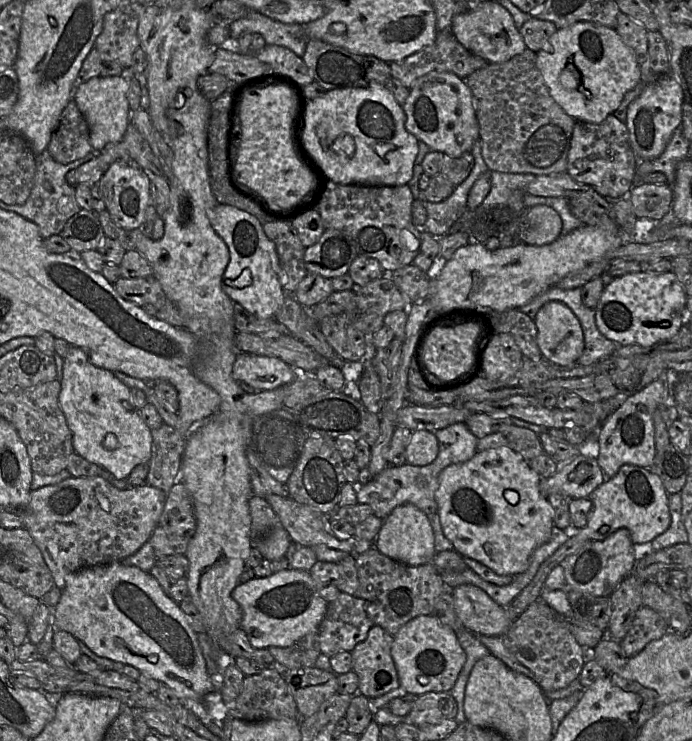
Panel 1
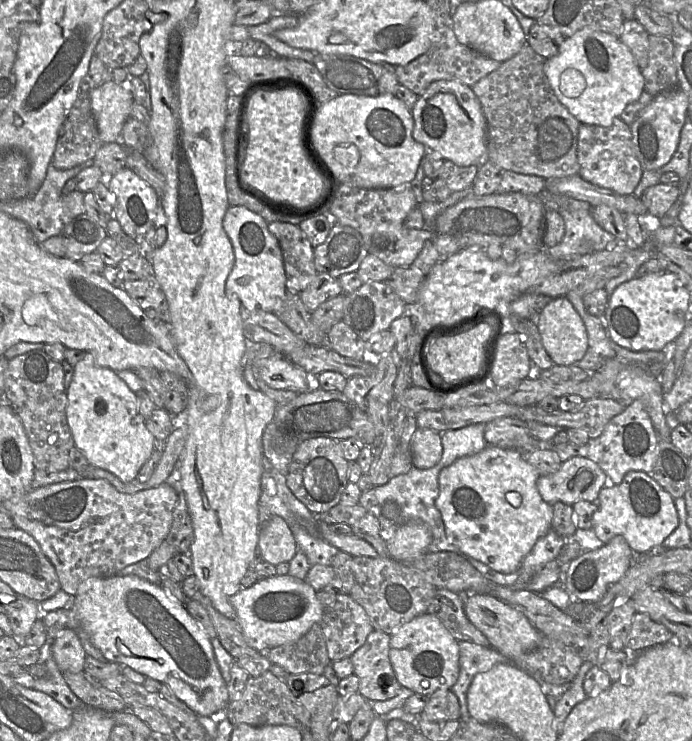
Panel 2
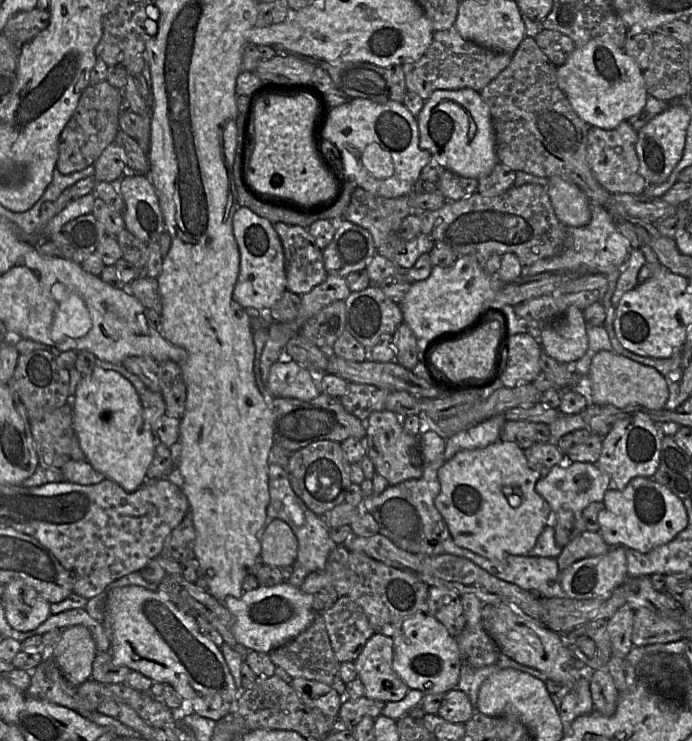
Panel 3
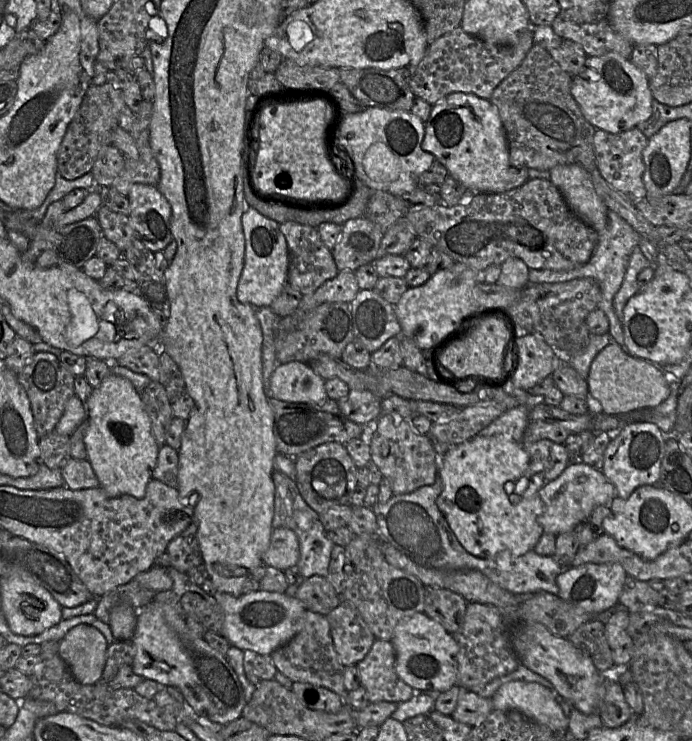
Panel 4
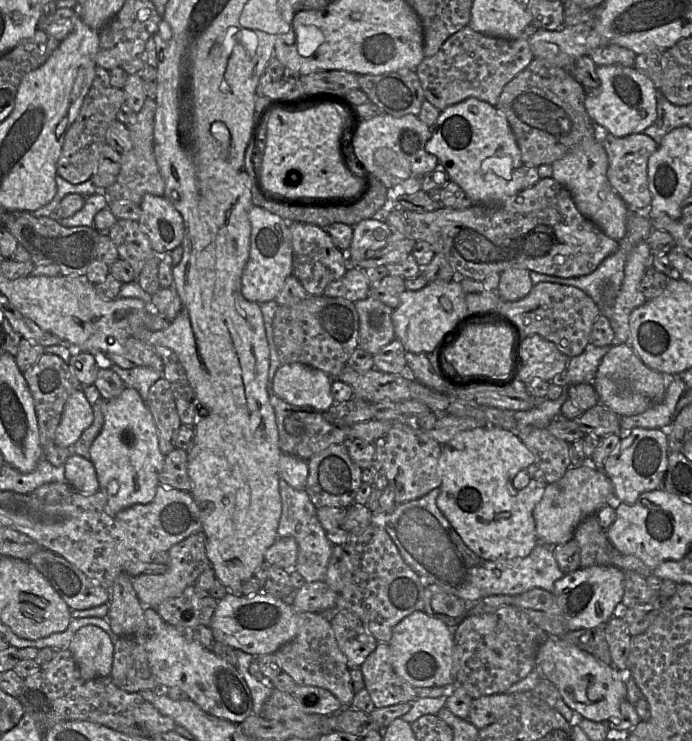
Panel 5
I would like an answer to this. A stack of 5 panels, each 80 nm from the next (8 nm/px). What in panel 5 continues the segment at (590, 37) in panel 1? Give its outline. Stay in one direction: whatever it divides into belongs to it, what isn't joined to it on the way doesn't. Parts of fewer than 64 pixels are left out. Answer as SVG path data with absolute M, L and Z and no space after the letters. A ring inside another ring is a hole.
M620 65L597 66L596 73L600 85L594 90L587 90L584 105L589 117L602 132L625 137L643 133L656 121L659 91L650 78L635 67Z

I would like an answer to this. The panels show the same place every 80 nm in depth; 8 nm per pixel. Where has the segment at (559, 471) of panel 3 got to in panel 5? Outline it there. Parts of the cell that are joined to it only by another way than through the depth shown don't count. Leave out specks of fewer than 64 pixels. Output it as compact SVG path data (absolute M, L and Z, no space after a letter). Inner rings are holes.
M586 463L580 467L571 466L559 481L545 487L540 501L534 508L533 517L539 543L554 547L555 545L570 541L578 525L586 517L596 514L598 510L607 505L608 500L612 497L614 497L614 488L603 470L597 470L590 463Z

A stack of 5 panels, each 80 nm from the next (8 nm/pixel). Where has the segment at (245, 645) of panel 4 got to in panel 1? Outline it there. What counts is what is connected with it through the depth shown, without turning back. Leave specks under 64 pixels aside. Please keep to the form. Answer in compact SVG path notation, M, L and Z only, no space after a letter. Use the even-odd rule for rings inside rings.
M286 569L269 577L255 577L239 583L232 598L242 607L240 627L255 648L287 647L317 632L326 613L328 602L320 596L309 571Z

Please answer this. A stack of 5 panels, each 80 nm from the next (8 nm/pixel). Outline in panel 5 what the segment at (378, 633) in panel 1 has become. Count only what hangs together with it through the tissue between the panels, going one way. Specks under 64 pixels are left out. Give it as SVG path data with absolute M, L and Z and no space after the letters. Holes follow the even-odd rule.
M379 642L360 666L365 689L376 708L413 702L418 696L415 688L401 678L391 664L390 644Z

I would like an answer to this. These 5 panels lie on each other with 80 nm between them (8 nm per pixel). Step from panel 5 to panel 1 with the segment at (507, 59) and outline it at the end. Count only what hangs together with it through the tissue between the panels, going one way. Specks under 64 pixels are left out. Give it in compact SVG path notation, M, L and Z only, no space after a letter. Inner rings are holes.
M438 31L436 40L433 44L401 61L391 62L389 65L392 77L398 79L405 87L411 88L418 78L431 72L453 73L465 80L475 71L486 67L488 62L464 48L451 31Z

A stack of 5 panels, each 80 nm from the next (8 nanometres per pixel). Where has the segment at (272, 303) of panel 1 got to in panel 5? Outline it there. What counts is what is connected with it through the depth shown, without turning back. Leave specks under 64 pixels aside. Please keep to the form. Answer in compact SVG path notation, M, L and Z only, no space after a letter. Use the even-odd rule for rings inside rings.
M252 205L249 220L250 250L242 274L241 292L248 301L261 304L275 300L286 279L293 273L292 237L289 223L262 207Z

